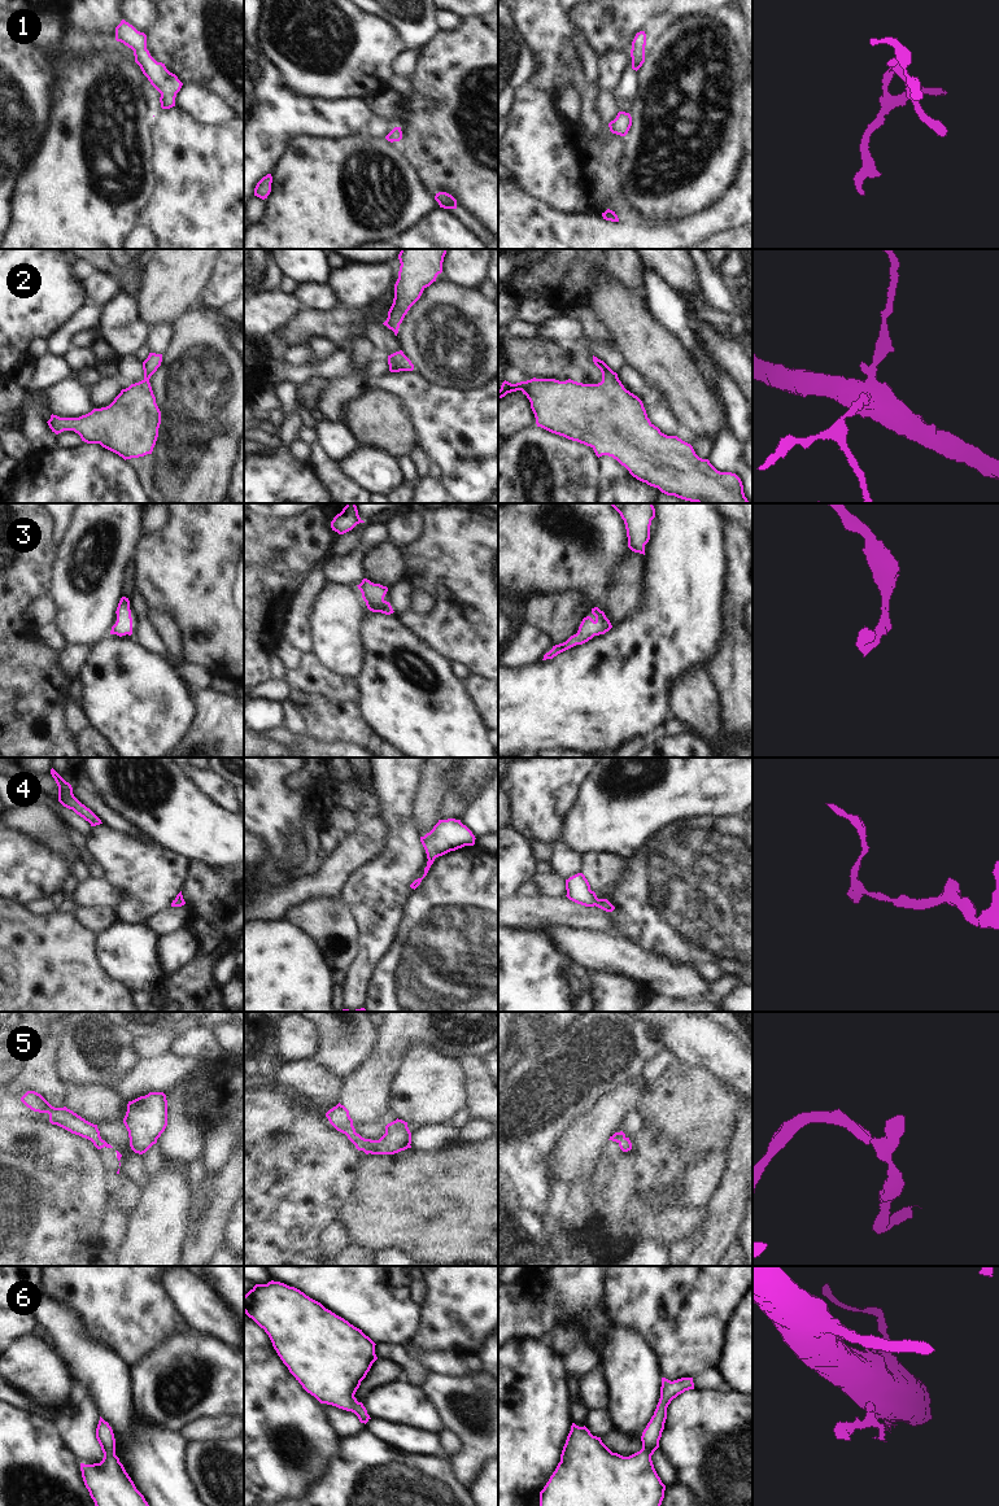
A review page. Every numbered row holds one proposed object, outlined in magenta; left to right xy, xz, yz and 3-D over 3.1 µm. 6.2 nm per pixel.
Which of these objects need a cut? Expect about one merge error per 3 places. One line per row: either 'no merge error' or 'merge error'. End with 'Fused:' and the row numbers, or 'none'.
1: no merge error
2: no merge error
3: no merge error
4: no merge error
5: no merge error
6: no merge error
Fused: none

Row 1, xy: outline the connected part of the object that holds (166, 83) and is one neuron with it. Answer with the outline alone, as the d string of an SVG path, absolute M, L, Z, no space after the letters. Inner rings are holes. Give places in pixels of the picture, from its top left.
M122 19L115 27L115 40L134 51L135 62L140 66L150 84L161 93L161 108L170 109L175 106L175 97L183 83L166 69L165 64L157 62L150 56L147 49L147 35Z

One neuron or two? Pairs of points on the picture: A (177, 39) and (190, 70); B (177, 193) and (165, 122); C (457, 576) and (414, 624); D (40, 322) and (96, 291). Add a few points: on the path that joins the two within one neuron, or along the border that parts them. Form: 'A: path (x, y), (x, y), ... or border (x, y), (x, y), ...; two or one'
A: path (184, 47), (190, 52), (190, 62); one
B: path (177, 175), (173, 140); one
C: path (441, 585), (441, 607), (431, 618); one
D: border (81, 282), (87, 296); two

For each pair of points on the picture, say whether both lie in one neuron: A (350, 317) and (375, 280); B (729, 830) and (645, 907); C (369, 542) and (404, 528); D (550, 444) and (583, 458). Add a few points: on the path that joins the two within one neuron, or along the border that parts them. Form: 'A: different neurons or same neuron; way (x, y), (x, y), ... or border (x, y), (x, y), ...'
A: different neurons; border (337, 304), (360, 308)
B: same neuron; way (709, 843), (666, 886)
C: different neurons; border (384, 525), (388, 540)
D: same neuron; way (558, 452), (565, 458), (575, 458)

